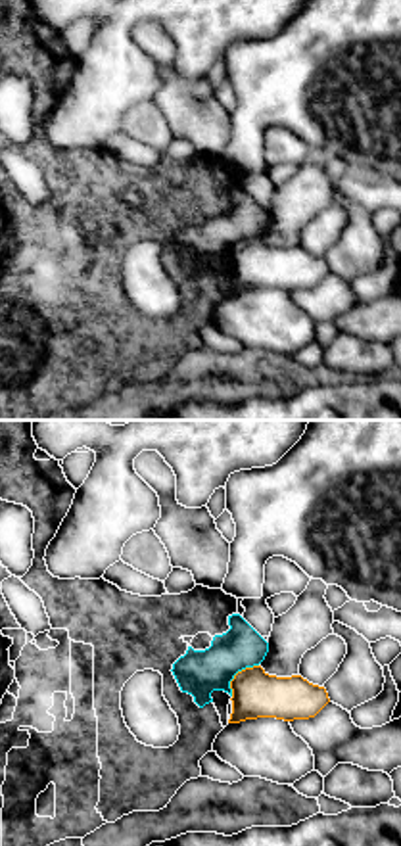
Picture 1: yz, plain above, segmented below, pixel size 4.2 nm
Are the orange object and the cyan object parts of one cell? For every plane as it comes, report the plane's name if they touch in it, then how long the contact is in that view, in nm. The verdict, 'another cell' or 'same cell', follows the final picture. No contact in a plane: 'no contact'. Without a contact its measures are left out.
yz | 180 nm

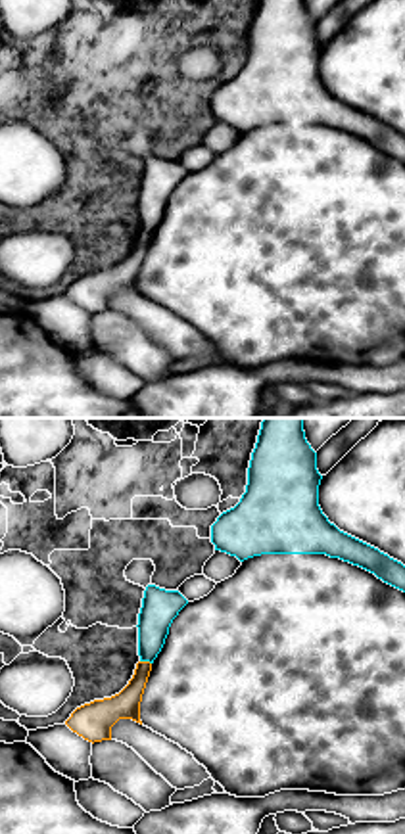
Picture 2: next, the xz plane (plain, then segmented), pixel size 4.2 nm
xz | 50 nm

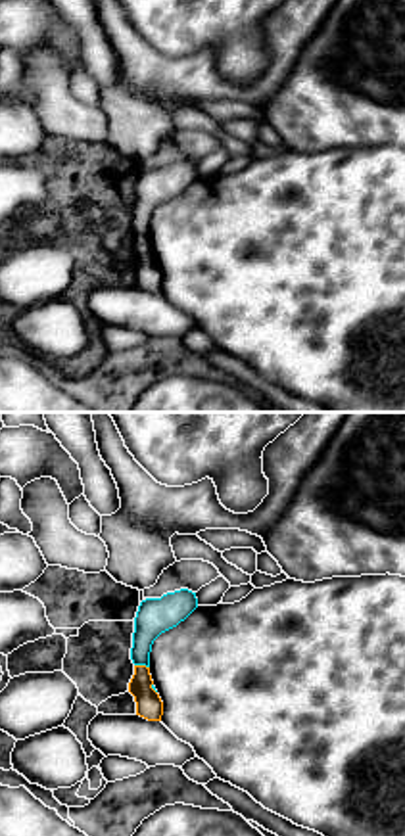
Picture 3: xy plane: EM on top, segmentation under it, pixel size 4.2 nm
xy | 70 nm

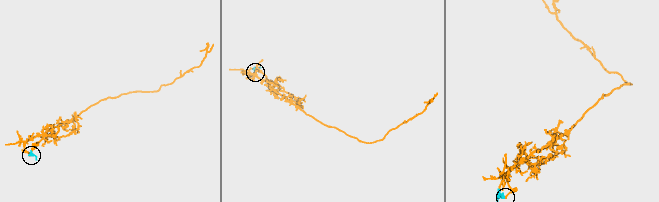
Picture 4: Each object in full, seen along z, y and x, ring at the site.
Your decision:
another cell

